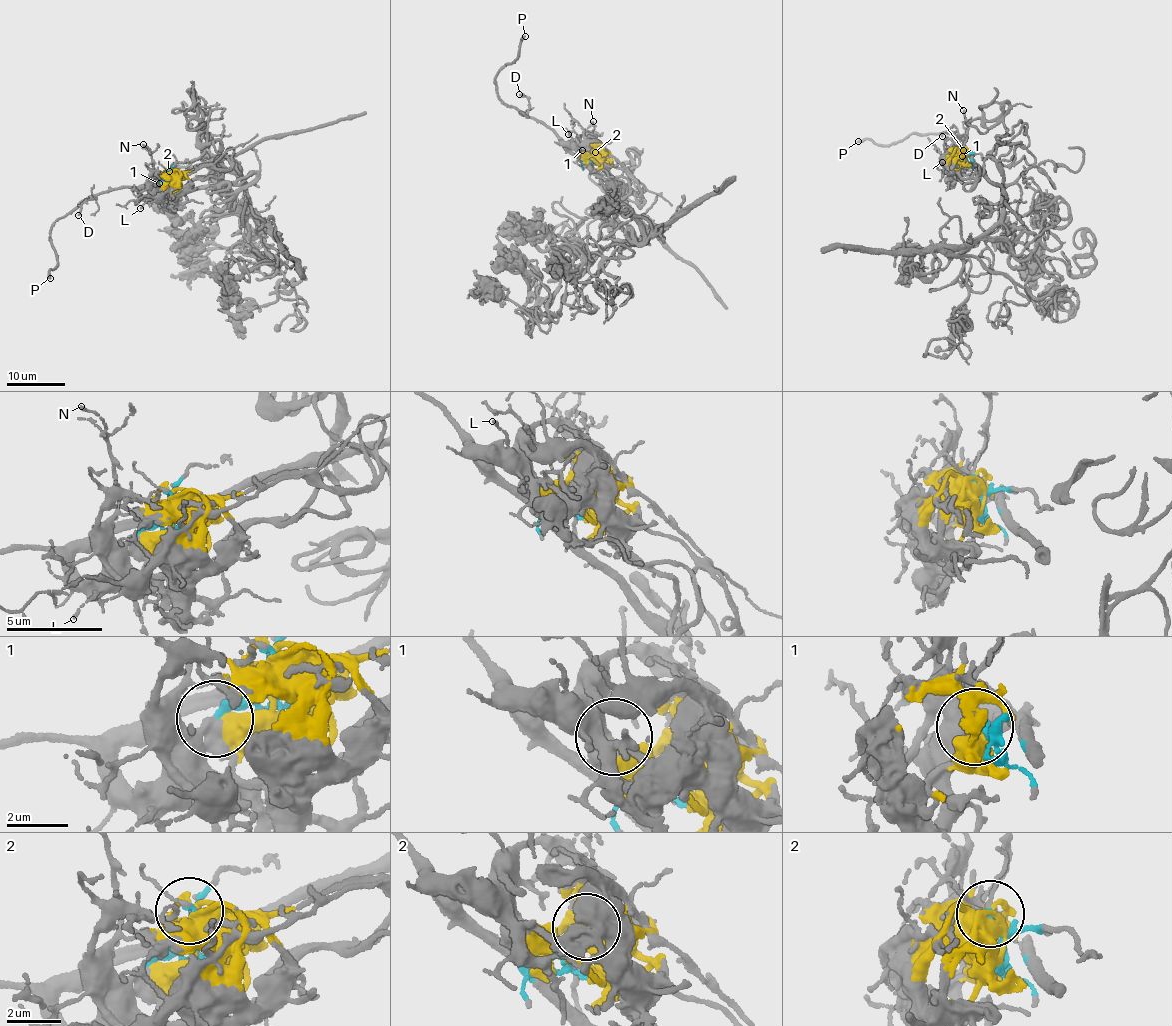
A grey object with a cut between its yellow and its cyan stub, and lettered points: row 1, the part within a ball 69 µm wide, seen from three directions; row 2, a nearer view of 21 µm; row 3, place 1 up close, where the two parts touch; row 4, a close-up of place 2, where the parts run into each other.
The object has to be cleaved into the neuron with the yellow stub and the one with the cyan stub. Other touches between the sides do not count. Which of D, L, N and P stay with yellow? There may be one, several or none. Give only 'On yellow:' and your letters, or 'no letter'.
On yellow: no letter

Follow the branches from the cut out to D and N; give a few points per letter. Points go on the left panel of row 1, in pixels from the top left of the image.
D: (177, 177), (171, 181), (165, 180), (102, 192), (85, 202), (78, 215)
N: (177, 177), (172, 177), (152, 158), (149, 148), (142, 144)

